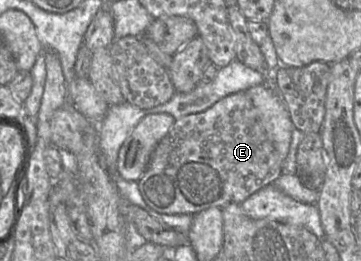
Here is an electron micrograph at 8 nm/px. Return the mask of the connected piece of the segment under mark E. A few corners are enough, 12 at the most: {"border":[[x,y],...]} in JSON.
{"border":[[245,91],[175,120],[137,181],[160,214],[282,173]]}

